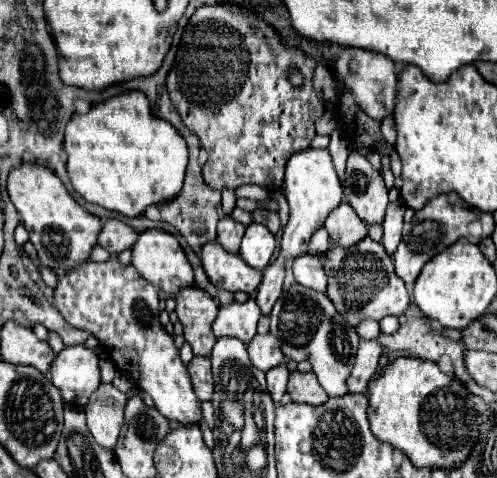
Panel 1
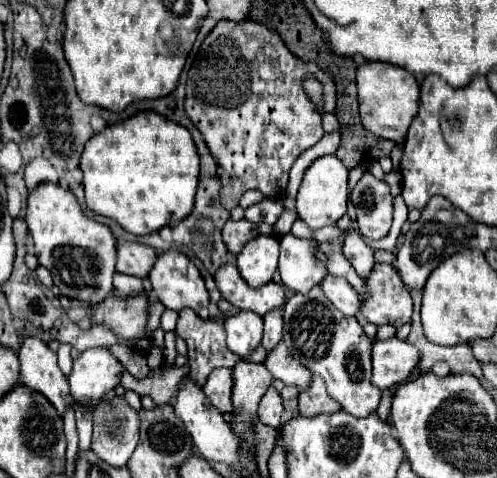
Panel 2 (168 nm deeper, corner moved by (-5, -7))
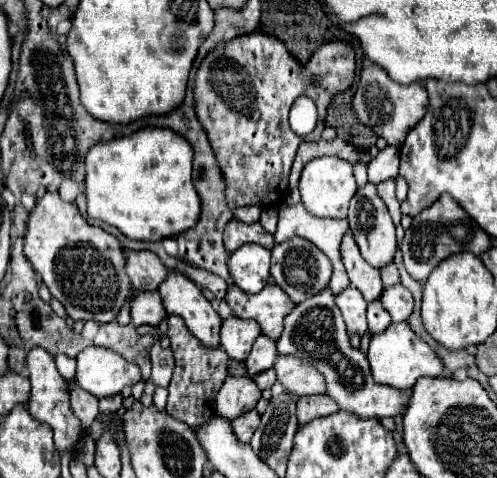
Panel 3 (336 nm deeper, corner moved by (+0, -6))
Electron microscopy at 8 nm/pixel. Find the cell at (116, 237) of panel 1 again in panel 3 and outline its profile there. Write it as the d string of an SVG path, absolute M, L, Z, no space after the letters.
M128 252L126 272L136 290L158 290L158 286L168 278L168 268L160 262L154 252Z

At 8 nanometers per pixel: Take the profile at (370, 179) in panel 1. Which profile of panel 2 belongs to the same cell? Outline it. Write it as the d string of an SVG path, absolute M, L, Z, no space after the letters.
M365 173L351 193L357 213L357 227L367 239L383 239L393 221L393 197L385 181Z

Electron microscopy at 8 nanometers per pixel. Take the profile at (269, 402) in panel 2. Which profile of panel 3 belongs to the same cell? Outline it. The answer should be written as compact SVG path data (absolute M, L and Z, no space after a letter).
M256 410L232 420L232 432L236 434L236 438L240 438L240 442L250 442L256 426L260 424L260 416Z

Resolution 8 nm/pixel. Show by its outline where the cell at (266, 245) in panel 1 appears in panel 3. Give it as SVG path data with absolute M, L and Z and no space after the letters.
M244 244L228 258L228 270L242 292L256 294L270 278L270 250L264 250L258 244Z

